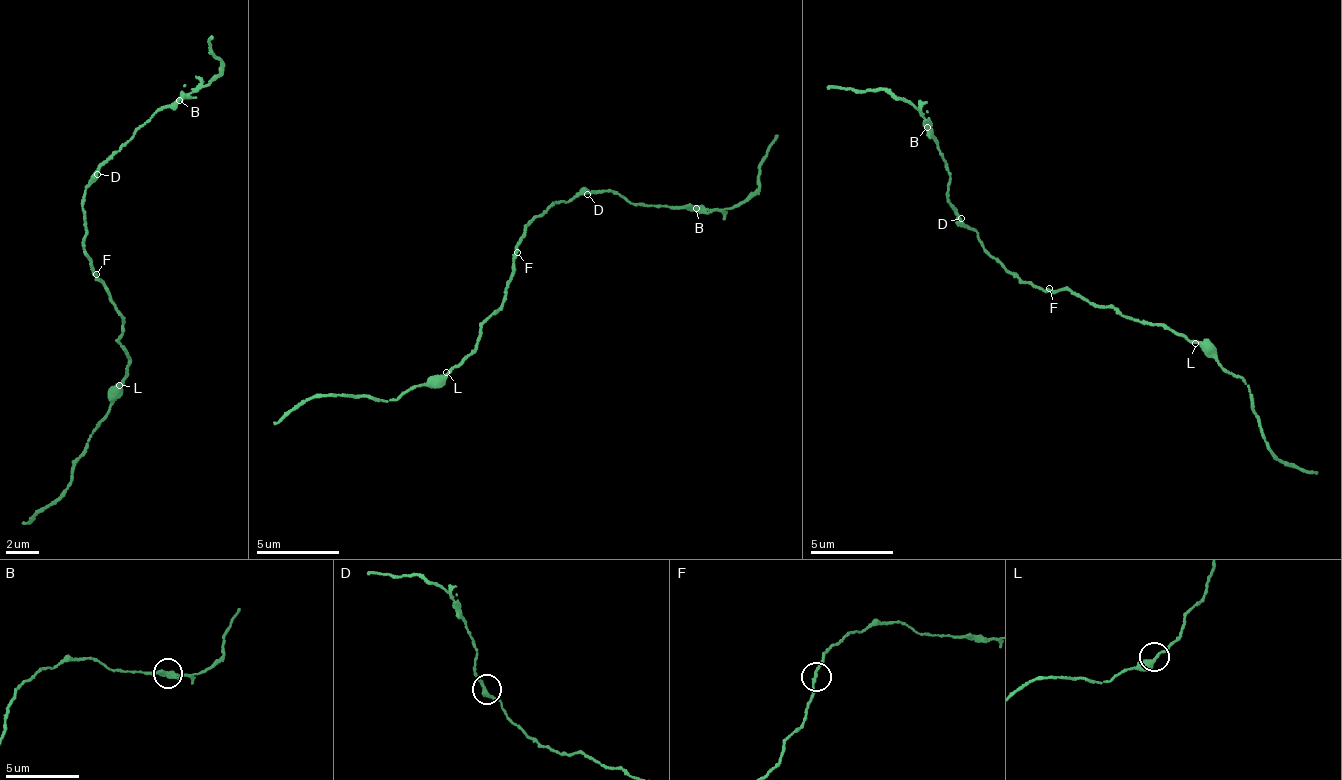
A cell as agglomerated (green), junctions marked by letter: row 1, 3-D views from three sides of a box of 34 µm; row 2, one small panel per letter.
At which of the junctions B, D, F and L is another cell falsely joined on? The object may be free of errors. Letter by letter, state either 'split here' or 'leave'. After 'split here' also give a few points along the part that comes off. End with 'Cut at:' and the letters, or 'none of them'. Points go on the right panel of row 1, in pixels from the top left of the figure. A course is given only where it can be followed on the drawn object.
B: split here; course (929, 128), (906, 101), (884, 91), (858, 91), (827, 85)
D: leave
F: leave
L: leave
Cut at: B

